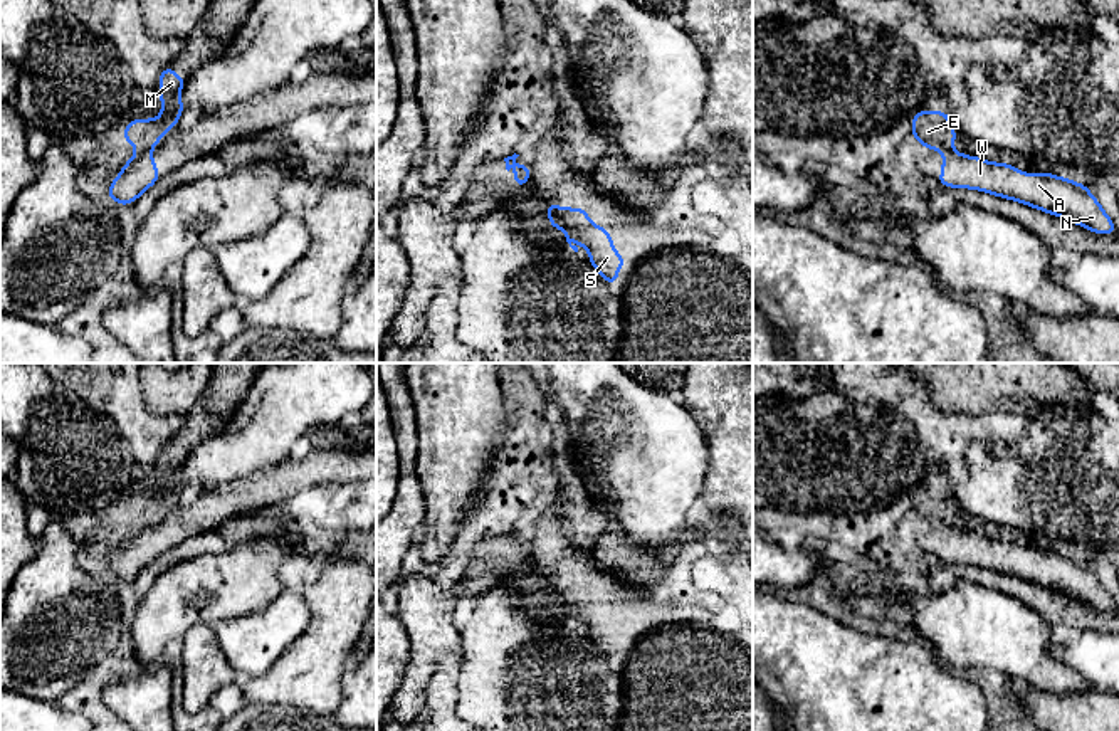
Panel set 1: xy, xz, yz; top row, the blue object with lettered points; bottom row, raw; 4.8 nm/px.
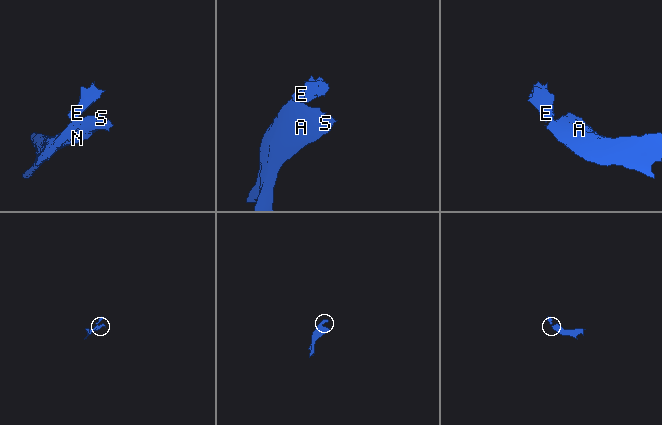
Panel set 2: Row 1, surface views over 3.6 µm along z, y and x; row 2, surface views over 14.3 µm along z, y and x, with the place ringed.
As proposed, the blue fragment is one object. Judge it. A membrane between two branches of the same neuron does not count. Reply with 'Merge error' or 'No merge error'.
Merge error

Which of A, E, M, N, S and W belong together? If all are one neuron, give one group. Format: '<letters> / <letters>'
A N S W / E M

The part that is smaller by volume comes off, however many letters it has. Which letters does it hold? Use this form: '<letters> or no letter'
E, M

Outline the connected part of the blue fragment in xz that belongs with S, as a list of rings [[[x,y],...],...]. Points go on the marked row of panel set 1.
[[[548,202],[544,213],[549,217],[549,227],[561,229],[566,234],[566,242],[575,252],[580,250],[571,244],[573,239],[585,245],[593,255],[588,259],[588,264],[591,264],[610,286],[620,284],[615,272],[625,267],[625,257],[615,252],[612,235],[605,227],[598,227],[588,220],[586,208],[556,207]]]

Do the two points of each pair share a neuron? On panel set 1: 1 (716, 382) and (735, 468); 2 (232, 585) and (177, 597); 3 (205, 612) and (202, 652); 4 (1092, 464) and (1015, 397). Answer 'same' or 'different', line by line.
1: same
2: same
3: different
4: different

